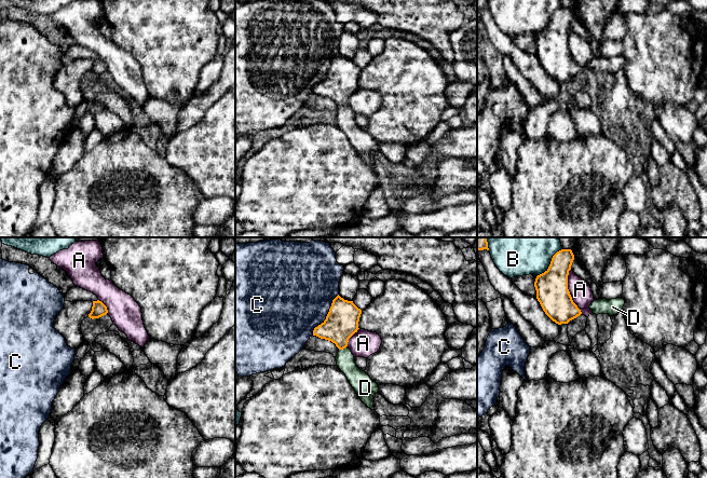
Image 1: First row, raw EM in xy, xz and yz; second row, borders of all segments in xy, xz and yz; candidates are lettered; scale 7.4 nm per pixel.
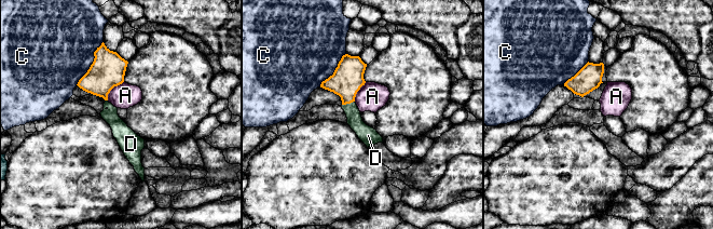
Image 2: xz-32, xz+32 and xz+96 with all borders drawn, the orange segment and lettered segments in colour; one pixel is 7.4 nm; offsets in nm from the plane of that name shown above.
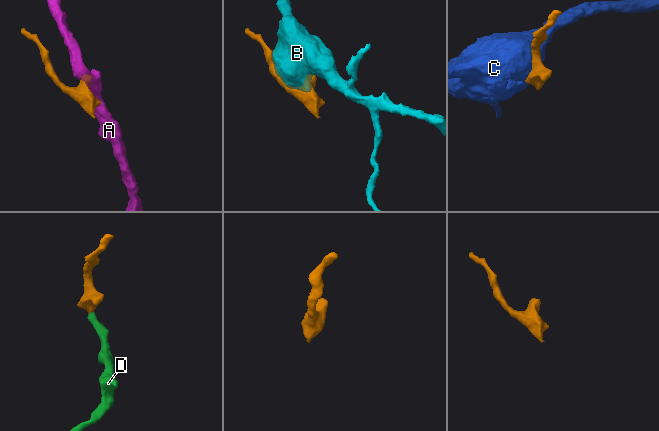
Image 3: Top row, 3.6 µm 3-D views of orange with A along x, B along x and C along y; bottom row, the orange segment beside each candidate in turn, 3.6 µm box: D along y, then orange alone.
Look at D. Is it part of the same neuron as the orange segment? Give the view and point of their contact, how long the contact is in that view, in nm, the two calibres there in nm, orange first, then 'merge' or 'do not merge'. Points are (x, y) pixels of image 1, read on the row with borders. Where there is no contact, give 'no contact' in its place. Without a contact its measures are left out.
meets orange in xz at (342, 349); contact 70 nm long; 240 nm thick on the orange side, 140 nm on the other; merge

